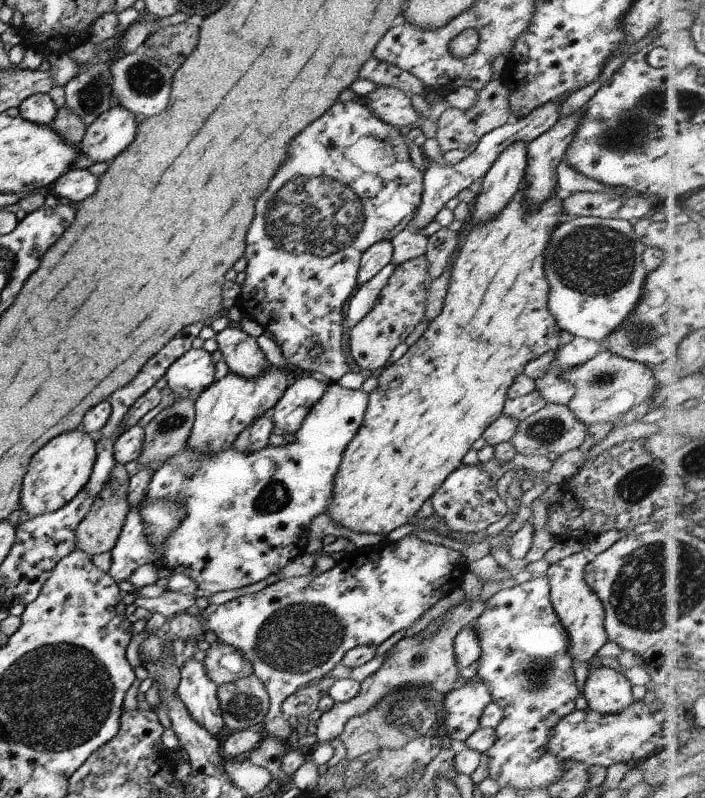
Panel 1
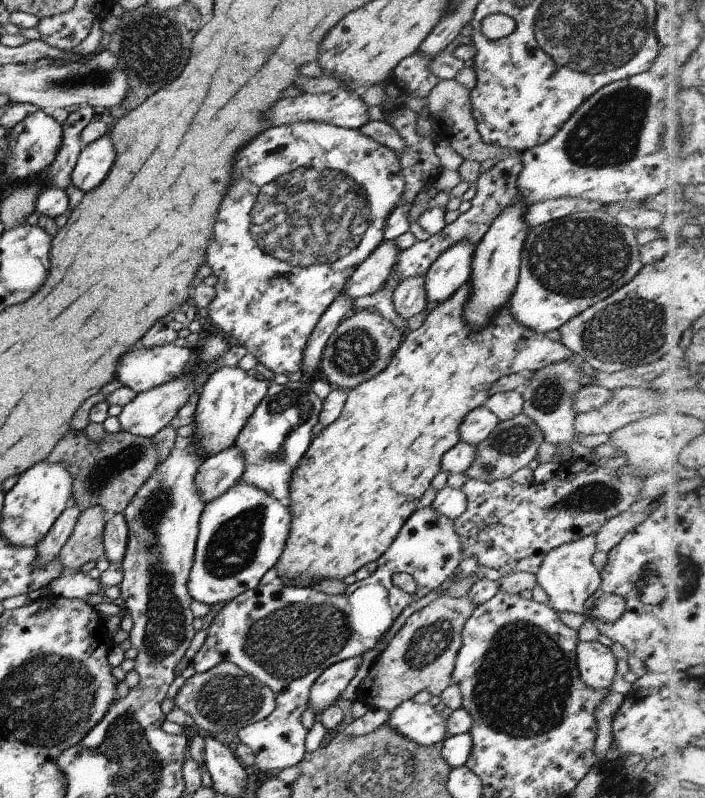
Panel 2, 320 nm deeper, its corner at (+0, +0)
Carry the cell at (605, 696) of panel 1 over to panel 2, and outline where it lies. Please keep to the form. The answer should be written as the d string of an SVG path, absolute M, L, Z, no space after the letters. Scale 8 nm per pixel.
M577 641L575 664L581 682L593 690L603 690L616 673L616 658L609 647L598 641Z

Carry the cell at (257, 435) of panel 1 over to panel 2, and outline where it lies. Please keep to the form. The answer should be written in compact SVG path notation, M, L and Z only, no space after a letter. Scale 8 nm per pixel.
M234 444L201 461L194 474L194 485L201 502L206 505L231 488L245 468L244 457Z

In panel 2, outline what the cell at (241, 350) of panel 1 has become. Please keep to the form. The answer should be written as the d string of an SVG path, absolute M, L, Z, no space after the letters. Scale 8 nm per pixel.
M237 366L220 367L208 376L199 390L198 401L191 416L194 426L194 446L201 461L234 444L237 434L265 396L270 383L258 380L252 372L245 372Z

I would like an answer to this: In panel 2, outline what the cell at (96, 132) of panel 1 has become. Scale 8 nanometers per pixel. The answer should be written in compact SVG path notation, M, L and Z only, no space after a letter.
M108 134L88 143L78 154L70 174L71 184L81 192L91 192L105 178L113 158L114 148Z

